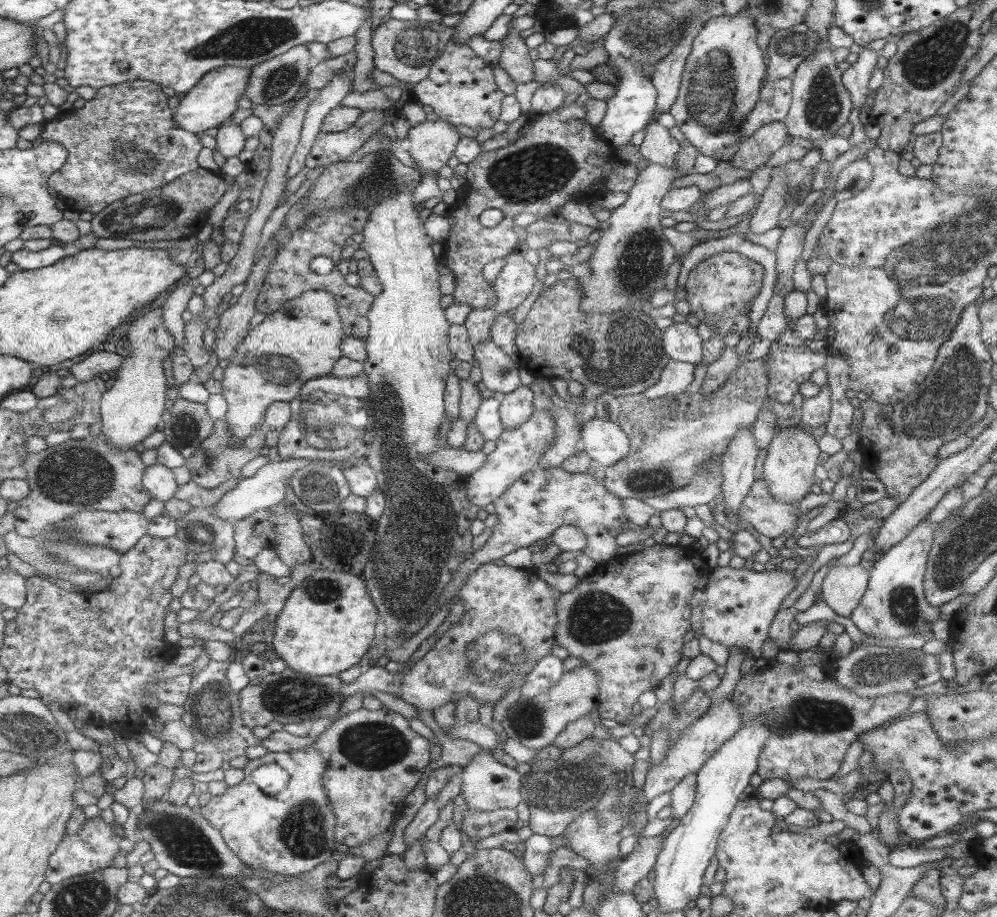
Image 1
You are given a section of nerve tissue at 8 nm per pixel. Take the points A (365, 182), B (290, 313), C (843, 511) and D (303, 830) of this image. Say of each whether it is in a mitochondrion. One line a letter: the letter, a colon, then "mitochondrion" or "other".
A: mitochondrion
B: other
C: other
D: mitochondrion

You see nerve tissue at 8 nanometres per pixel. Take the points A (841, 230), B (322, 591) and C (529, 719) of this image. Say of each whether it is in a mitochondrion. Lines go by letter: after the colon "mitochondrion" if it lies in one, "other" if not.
A: other
B: mitochondrion
C: mitochondrion

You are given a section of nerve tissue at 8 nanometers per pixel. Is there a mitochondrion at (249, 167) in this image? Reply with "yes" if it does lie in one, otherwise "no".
no

